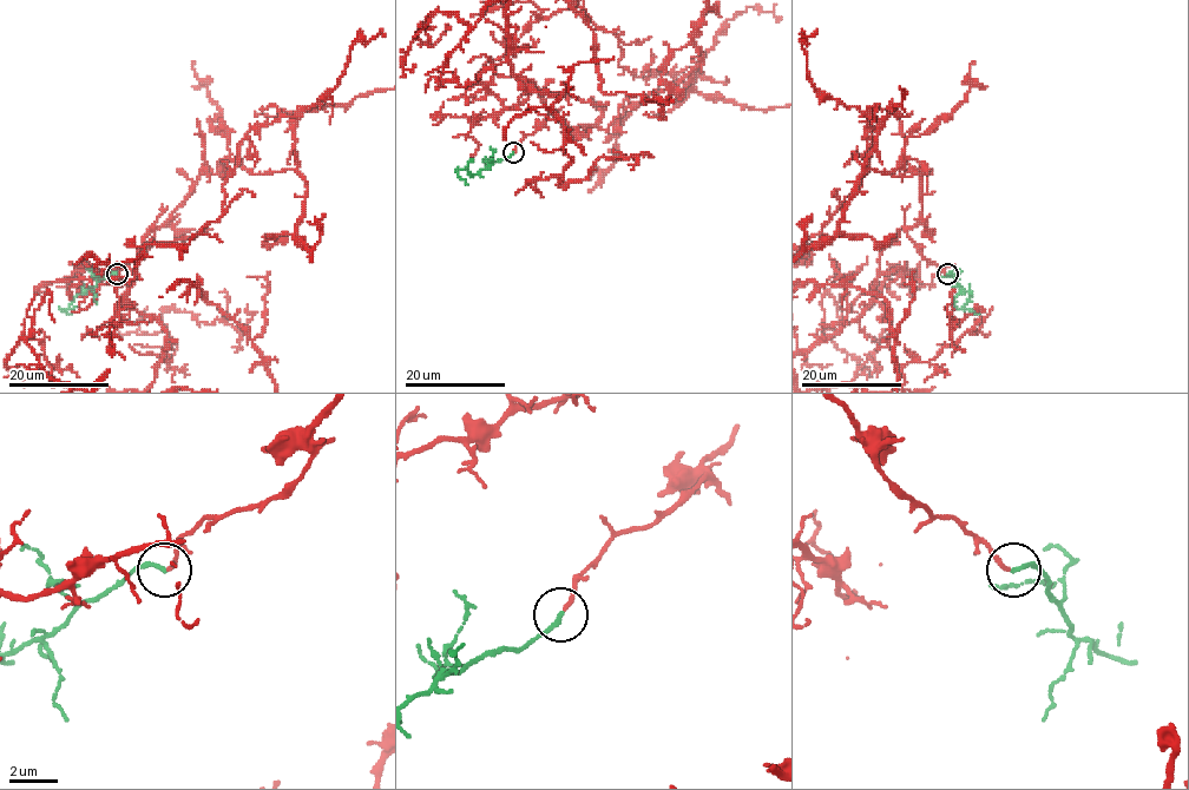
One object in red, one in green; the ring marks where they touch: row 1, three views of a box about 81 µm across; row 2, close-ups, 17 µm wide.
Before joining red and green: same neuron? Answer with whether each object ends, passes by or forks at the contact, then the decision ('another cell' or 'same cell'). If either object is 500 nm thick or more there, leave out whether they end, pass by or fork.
red ends there; green ends there; same cell

